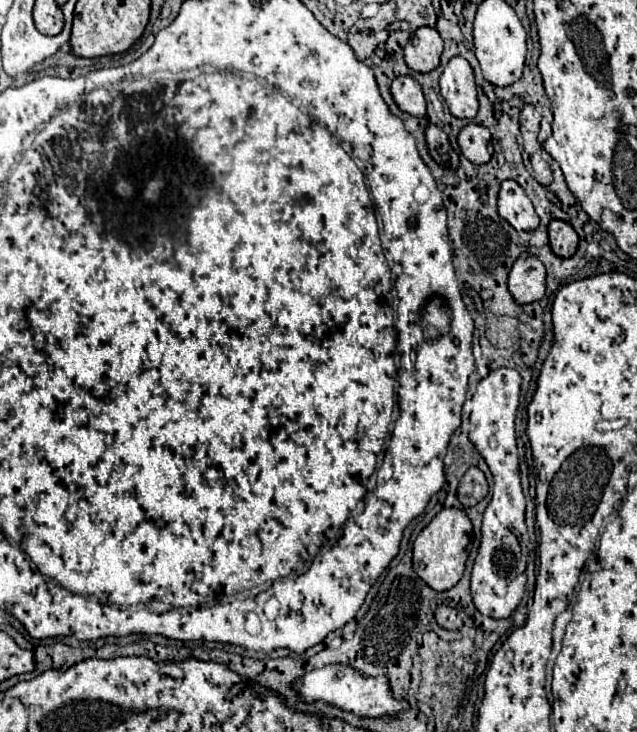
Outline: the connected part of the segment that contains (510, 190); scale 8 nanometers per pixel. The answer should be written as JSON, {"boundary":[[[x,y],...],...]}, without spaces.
{"boundary":[[[505,180],[501,184],[497,204],[499,204],[499,216],[505,218],[515,230],[533,232],[539,226],[539,216],[533,208],[531,200],[527,198],[527,194],[523,192],[523,188],[517,182]]]}

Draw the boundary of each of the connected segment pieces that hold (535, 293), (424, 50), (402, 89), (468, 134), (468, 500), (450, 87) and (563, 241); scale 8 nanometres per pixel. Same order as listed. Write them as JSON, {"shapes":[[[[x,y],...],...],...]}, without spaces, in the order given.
{"shapes":[[[[527,254],[515,260],[509,272],[509,292],[519,304],[531,304],[545,296],[545,266],[537,256]]],[[[419,28],[405,46],[405,62],[415,72],[431,72],[439,66],[443,40],[435,28]]],[[[397,76],[391,84],[391,92],[393,98],[397,102],[397,106],[411,114],[411,116],[423,116],[427,112],[427,102],[423,96],[423,88],[421,84],[411,78],[411,76]]],[[[467,124],[459,132],[459,148],[467,160],[473,164],[487,164],[493,156],[493,146],[491,146],[491,134],[485,126],[479,124]]],[[[469,468],[465,472],[465,476],[459,482],[459,490],[457,496],[461,500],[461,504],[467,506],[475,506],[477,502],[481,502],[485,496],[489,494],[489,486],[485,480],[485,474],[479,468]]],[[[461,56],[451,58],[441,74],[441,96],[455,118],[475,118],[479,110],[473,68]]],[[[553,220],[549,224],[549,244],[551,250],[561,258],[571,258],[577,250],[579,236],[577,232],[563,220]]]]}

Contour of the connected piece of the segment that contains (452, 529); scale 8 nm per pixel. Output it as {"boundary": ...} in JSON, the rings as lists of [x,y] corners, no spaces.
{"boundary":[[[443,508],[417,536],[413,544],[413,568],[421,580],[425,580],[433,590],[445,592],[453,588],[463,572],[465,572],[465,562],[469,556],[471,548],[471,534],[473,534],[473,524],[469,516],[459,510],[459,508]]]}

